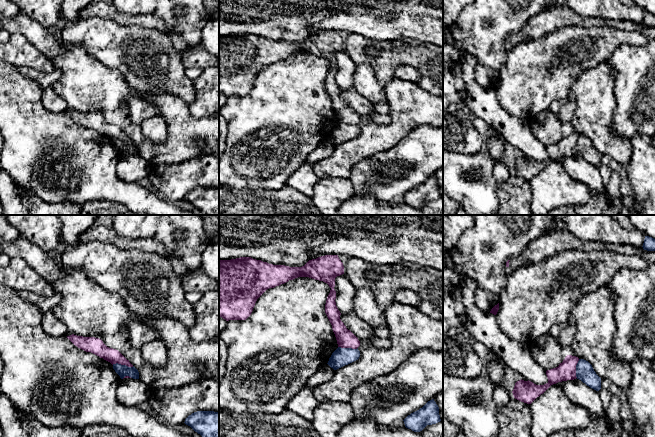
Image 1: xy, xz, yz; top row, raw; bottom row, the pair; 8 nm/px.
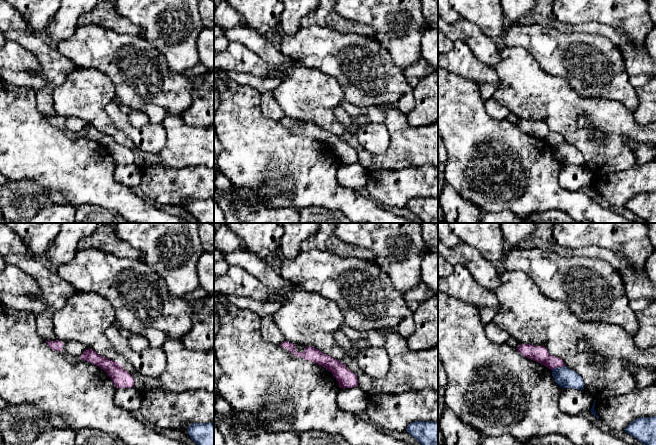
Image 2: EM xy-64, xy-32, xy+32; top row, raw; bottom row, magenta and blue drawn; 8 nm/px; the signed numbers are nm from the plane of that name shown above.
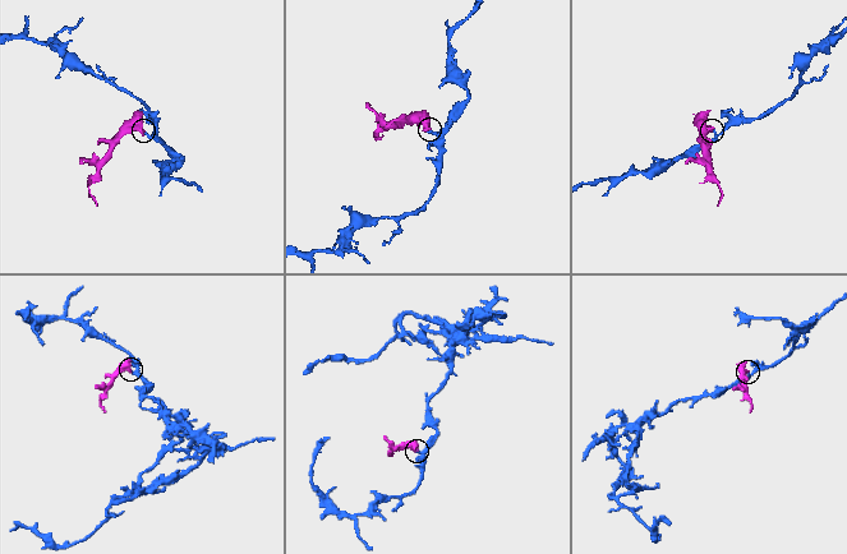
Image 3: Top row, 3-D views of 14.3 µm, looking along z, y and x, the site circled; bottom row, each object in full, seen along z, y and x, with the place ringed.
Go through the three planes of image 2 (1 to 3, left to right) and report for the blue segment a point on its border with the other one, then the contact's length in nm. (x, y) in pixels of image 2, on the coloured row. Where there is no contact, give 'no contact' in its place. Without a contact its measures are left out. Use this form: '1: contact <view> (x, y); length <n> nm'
1: no contact
2: no contact
3: contact xy+32 (558, 366); length 120 nm

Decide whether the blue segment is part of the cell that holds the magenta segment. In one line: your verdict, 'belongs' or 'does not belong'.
does not belong

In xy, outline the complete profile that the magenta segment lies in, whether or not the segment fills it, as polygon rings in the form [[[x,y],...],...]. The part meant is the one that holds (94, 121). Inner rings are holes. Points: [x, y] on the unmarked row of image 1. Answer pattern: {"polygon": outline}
{"polygon": [[[70,111],[67,114],[78,124],[91,128],[100,134],[113,140],[126,141],[133,143],[133,141],[127,136],[118,126],[107,123],[103,117],[95,113],[83,113],[77,111]]]}

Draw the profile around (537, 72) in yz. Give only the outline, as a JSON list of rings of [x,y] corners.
[[[574,26],[556,29],[544,36],[524,40],[507,52],[507,61],[499,72],[496,96],[504,111],[530,122],[555,101],[566,101],[572,84],[585,70],[608,62],[622,44],[644,46],[649,38],[639,31],[626,31],[611,26]]]

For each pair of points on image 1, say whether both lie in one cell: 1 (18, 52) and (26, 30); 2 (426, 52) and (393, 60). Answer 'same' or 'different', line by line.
1: different
2: same

